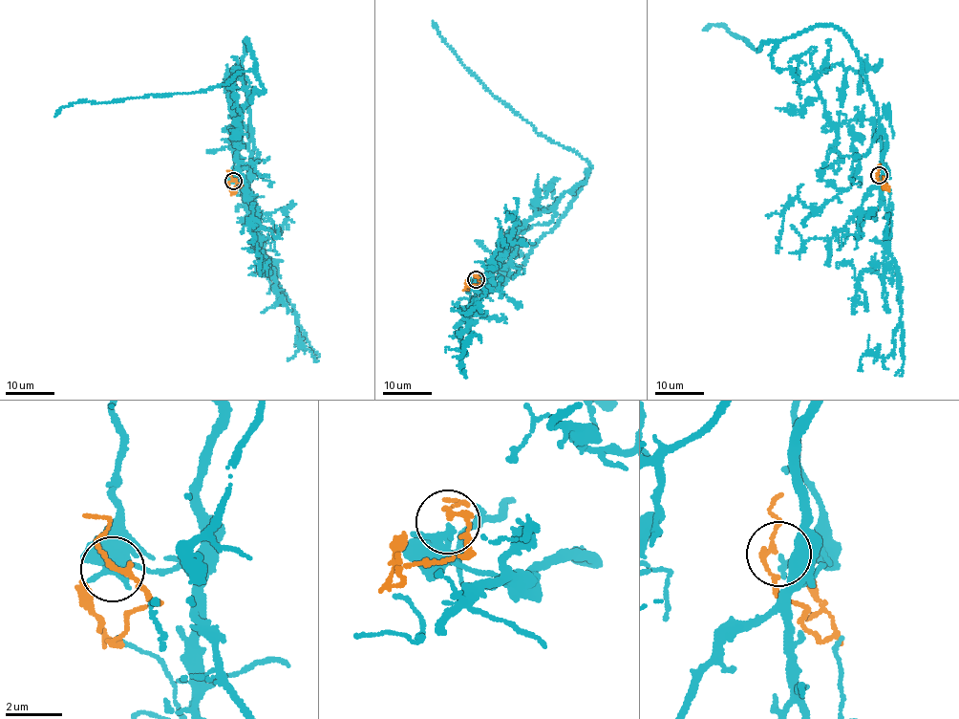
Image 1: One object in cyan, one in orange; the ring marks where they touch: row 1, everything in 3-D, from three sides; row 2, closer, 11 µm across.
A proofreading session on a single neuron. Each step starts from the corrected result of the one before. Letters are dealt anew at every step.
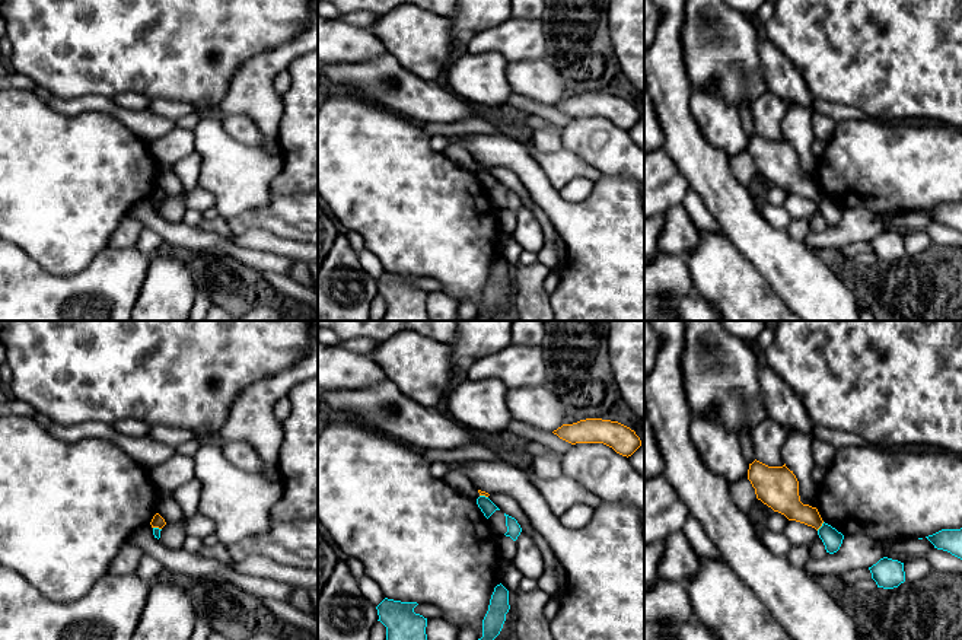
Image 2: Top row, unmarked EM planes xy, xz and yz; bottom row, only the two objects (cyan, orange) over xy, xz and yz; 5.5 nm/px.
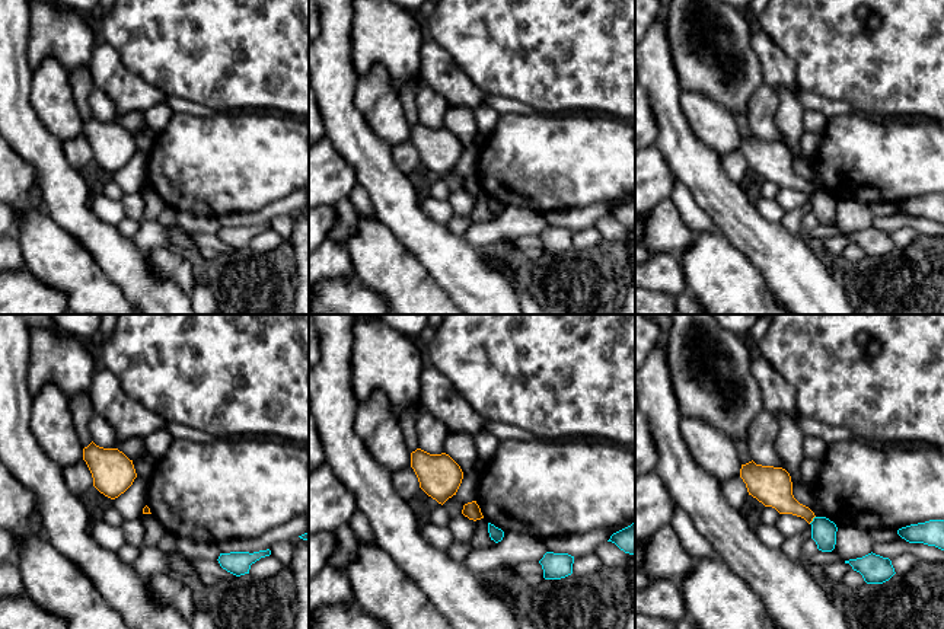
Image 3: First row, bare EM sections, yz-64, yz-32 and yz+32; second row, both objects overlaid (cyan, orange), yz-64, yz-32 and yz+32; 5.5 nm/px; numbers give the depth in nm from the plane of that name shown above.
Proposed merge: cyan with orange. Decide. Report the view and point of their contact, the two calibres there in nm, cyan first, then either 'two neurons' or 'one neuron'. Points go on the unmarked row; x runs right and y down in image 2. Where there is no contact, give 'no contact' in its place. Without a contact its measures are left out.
contact yz (821, 200); calibres 110 and 160 nm; two neurons

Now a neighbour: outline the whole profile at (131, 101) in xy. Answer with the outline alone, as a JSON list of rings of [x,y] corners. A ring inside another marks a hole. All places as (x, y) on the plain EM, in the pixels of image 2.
[[[124,92],[118,96],[115,96],[114,101],[122,109],[130,109],[130,111],[149,109],[150,102],[152,102],[150,98],[136,93],[136,92]]]

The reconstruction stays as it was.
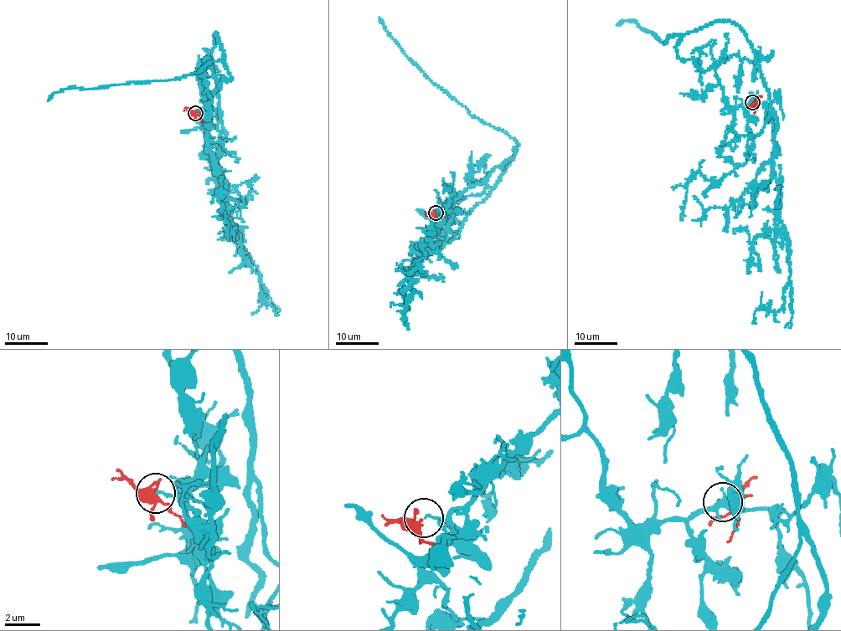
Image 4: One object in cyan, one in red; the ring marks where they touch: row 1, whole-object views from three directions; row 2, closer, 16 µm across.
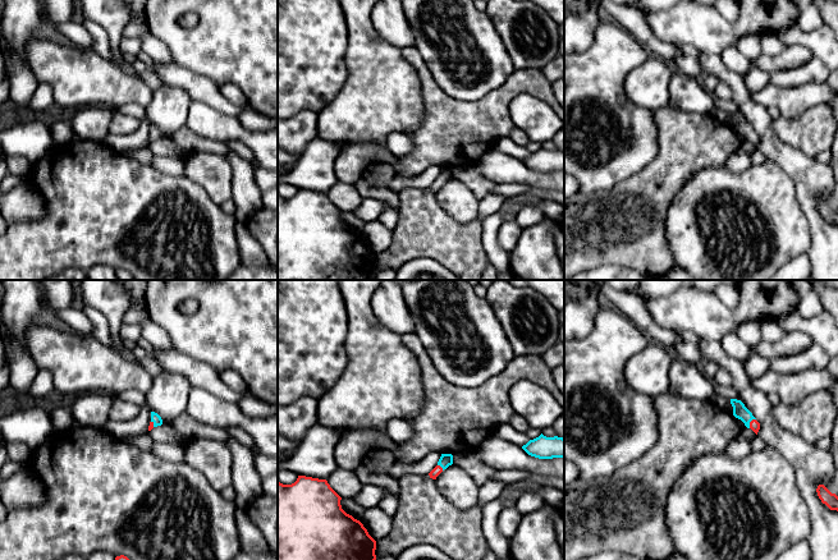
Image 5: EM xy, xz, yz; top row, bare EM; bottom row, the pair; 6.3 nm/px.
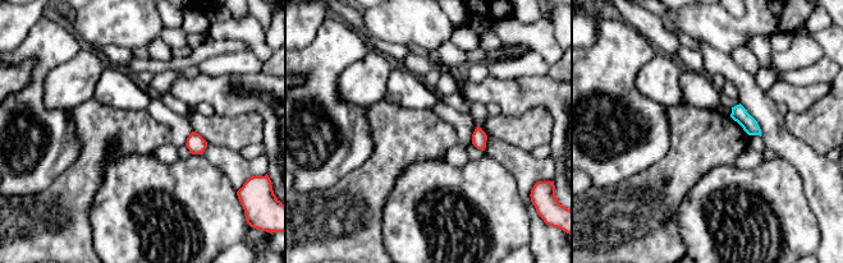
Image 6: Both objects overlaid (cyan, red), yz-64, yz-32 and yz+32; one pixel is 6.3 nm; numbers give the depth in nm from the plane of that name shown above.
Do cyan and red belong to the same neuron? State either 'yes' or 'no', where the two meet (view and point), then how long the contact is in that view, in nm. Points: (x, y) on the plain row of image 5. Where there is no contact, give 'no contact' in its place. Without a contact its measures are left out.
yes | yz (750, 134) | 80 nm

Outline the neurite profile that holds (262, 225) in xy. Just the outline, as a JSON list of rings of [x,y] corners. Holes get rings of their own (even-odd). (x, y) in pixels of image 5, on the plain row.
[[[261,207],[247,220],[247,226],[264,248],[267,260],[278,266],[278,210]]]

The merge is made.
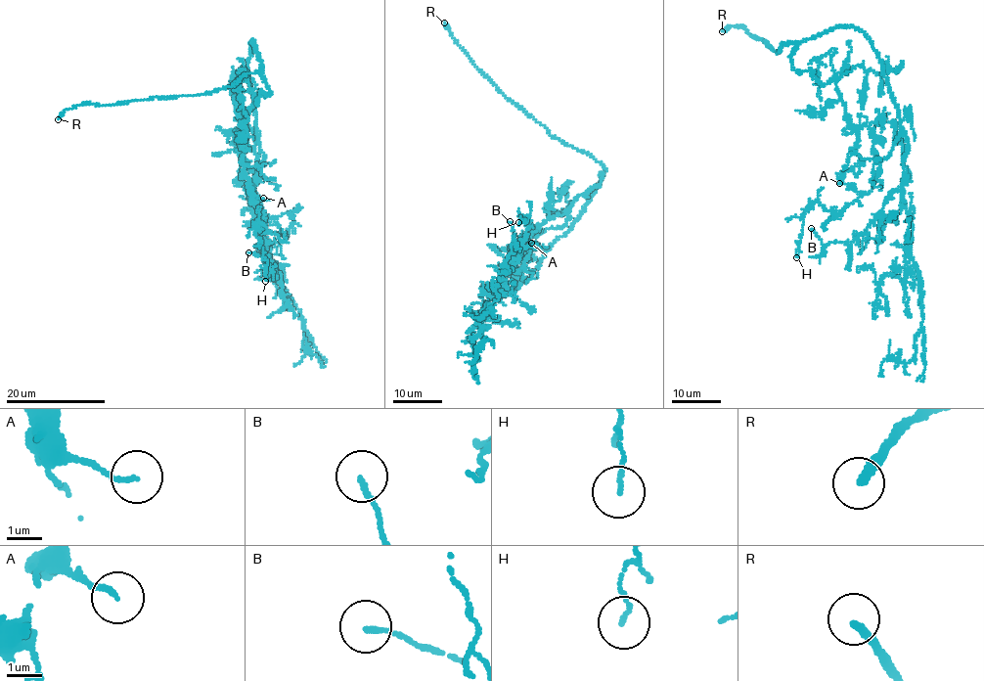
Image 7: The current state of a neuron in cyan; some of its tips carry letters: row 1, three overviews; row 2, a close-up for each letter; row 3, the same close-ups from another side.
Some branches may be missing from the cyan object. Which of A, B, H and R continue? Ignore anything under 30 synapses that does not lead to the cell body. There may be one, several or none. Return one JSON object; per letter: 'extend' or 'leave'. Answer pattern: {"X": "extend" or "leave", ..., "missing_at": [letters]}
{"A": "leave", "B": "leave", "H": "leave", "R": "extend", "missing_at": ["R"]}

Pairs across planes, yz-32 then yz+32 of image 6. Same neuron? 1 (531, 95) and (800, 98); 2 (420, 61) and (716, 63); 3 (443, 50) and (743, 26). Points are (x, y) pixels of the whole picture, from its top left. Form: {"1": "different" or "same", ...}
{"1": "same", "2": "different", "3": "different"}

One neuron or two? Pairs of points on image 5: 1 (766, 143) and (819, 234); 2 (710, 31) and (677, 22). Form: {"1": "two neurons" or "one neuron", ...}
{"1": "one neuron", "2": "one neuron"}

